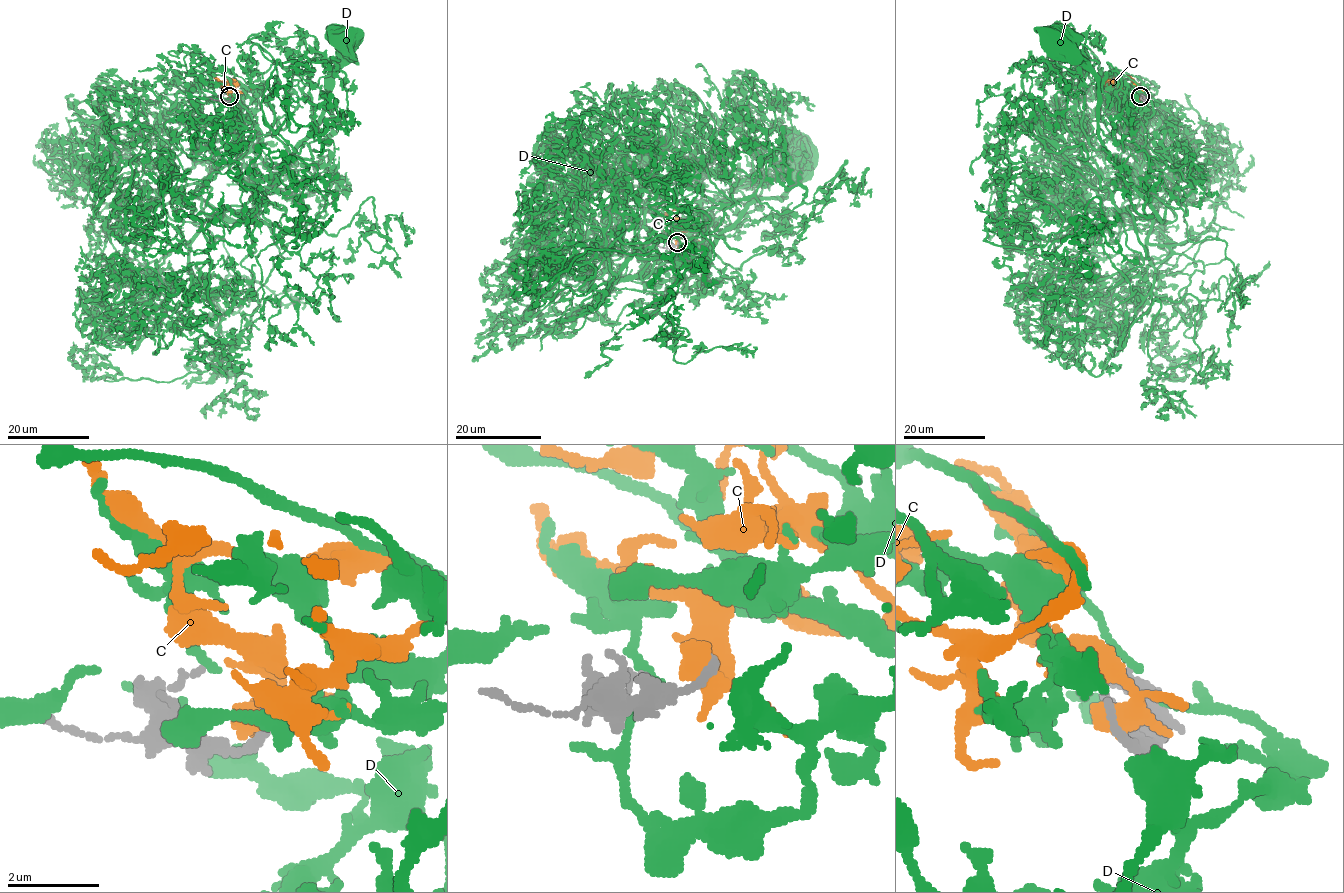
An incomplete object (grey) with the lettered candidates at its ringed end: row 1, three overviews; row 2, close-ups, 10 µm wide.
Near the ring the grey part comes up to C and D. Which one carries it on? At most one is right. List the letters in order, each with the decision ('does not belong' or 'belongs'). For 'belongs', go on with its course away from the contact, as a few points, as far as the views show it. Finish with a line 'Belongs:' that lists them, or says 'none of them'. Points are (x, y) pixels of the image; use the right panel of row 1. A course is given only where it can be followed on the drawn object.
C: does not belong
D: does not belong
Belongs: none of them

